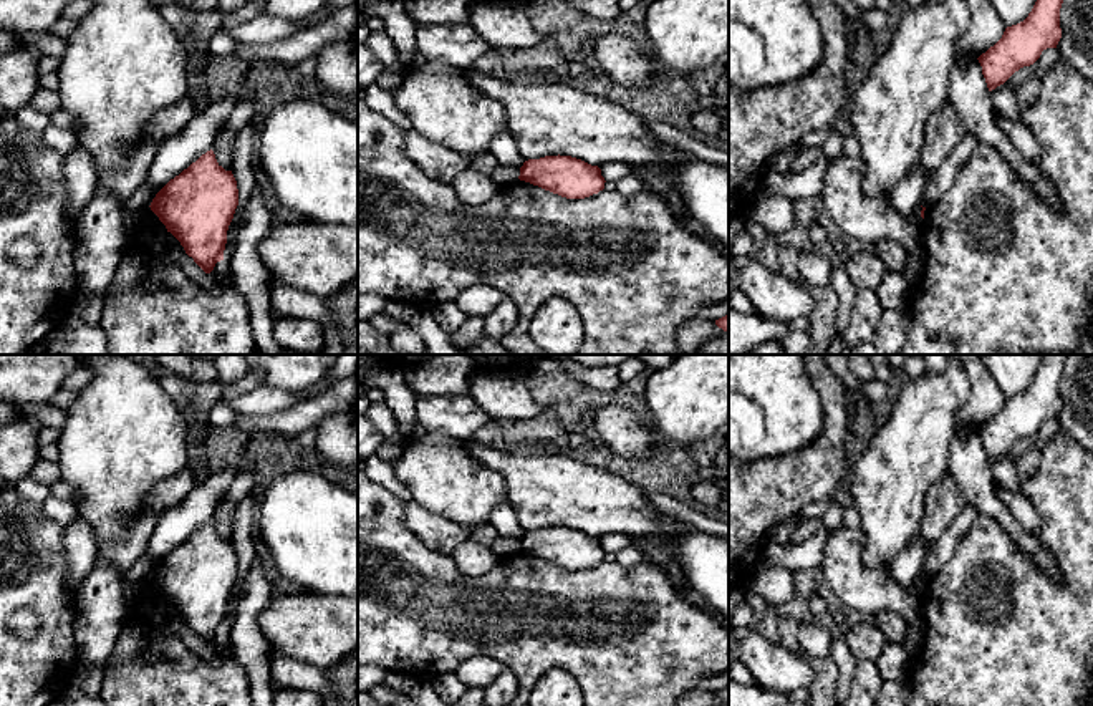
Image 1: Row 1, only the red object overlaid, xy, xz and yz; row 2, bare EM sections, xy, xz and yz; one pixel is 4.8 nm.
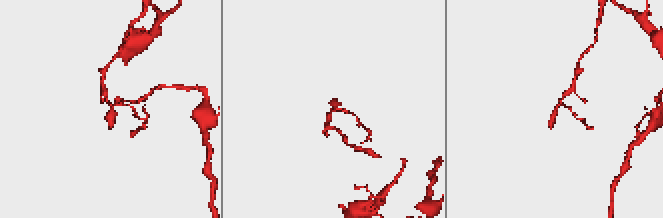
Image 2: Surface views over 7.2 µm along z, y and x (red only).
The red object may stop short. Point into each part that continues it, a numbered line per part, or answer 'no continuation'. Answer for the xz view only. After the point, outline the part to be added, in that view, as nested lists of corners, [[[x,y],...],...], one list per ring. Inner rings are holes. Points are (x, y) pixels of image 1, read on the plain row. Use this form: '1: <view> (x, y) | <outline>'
no continuation

